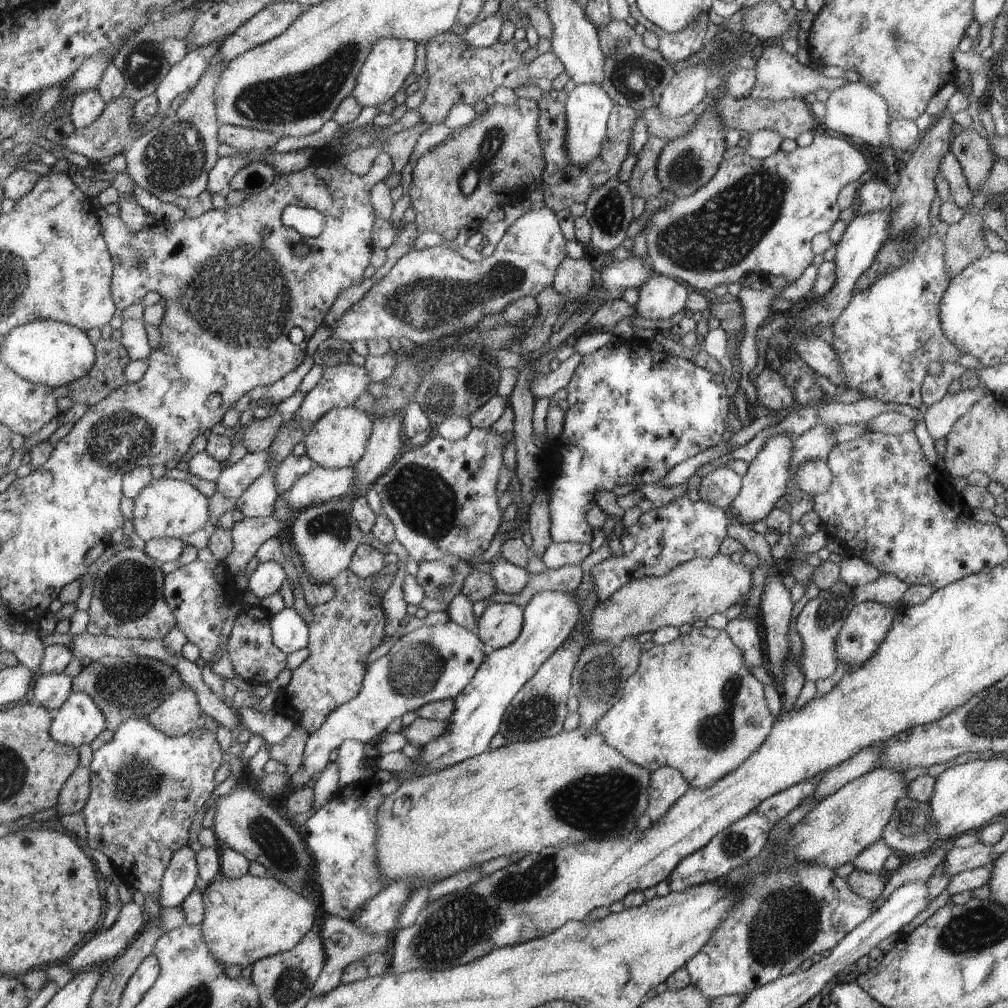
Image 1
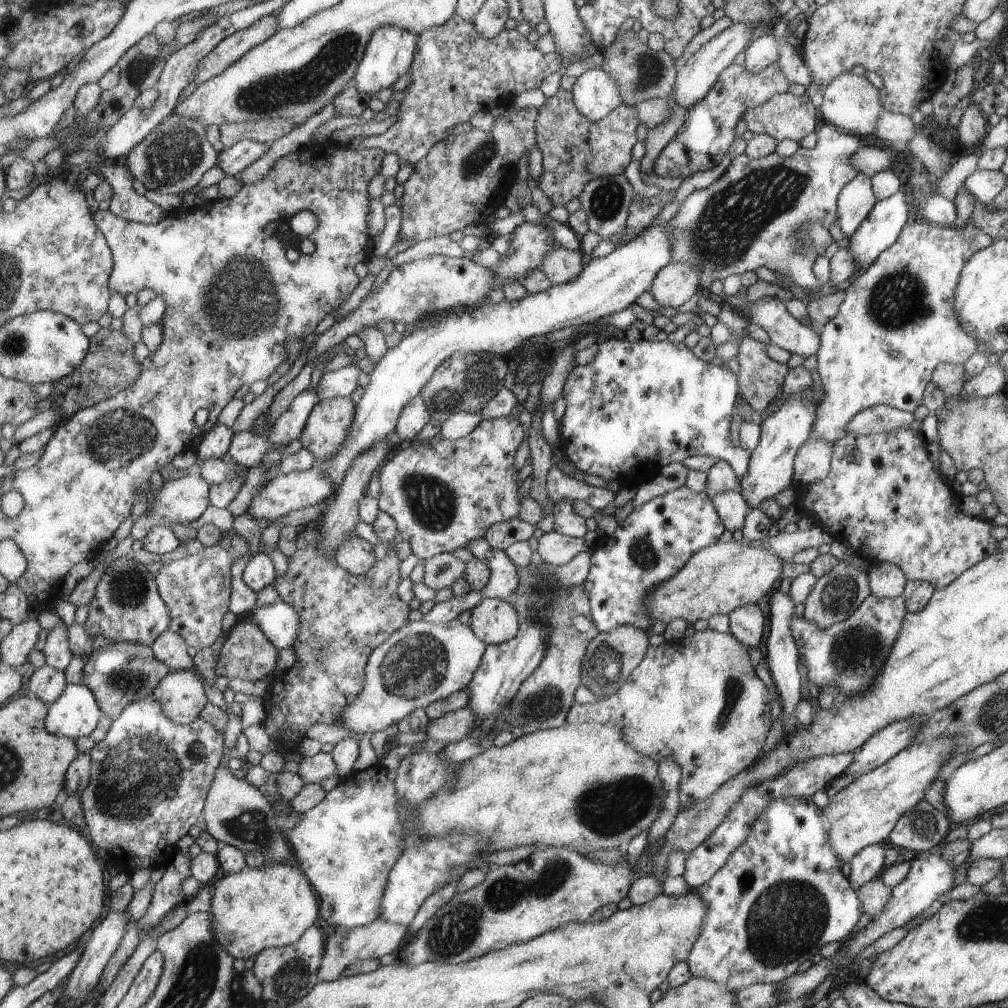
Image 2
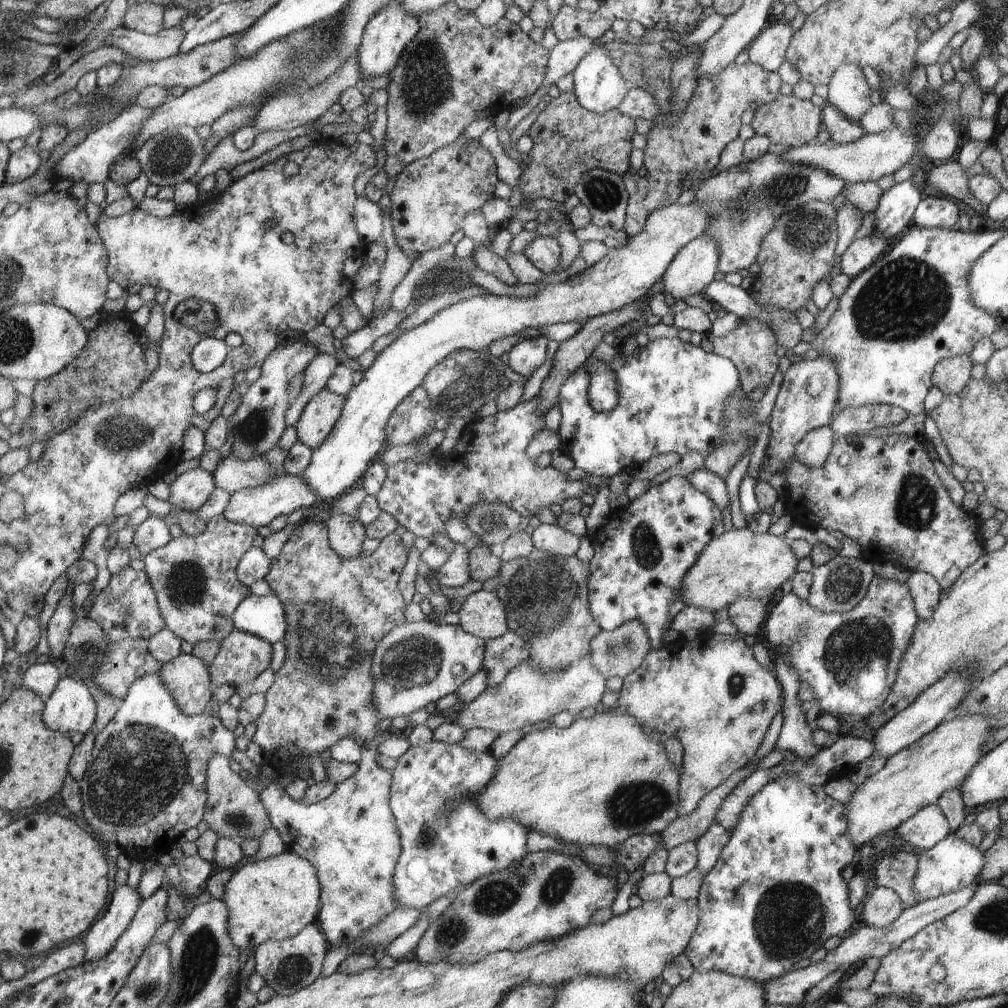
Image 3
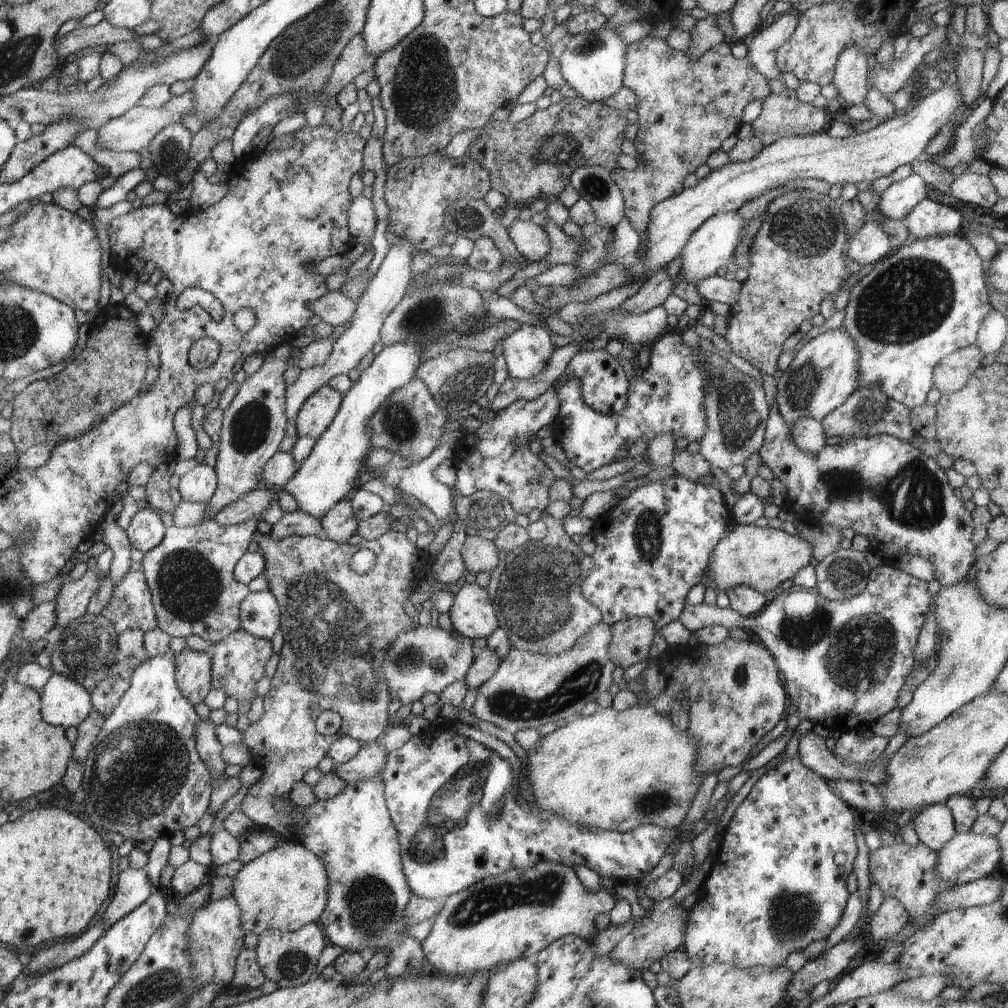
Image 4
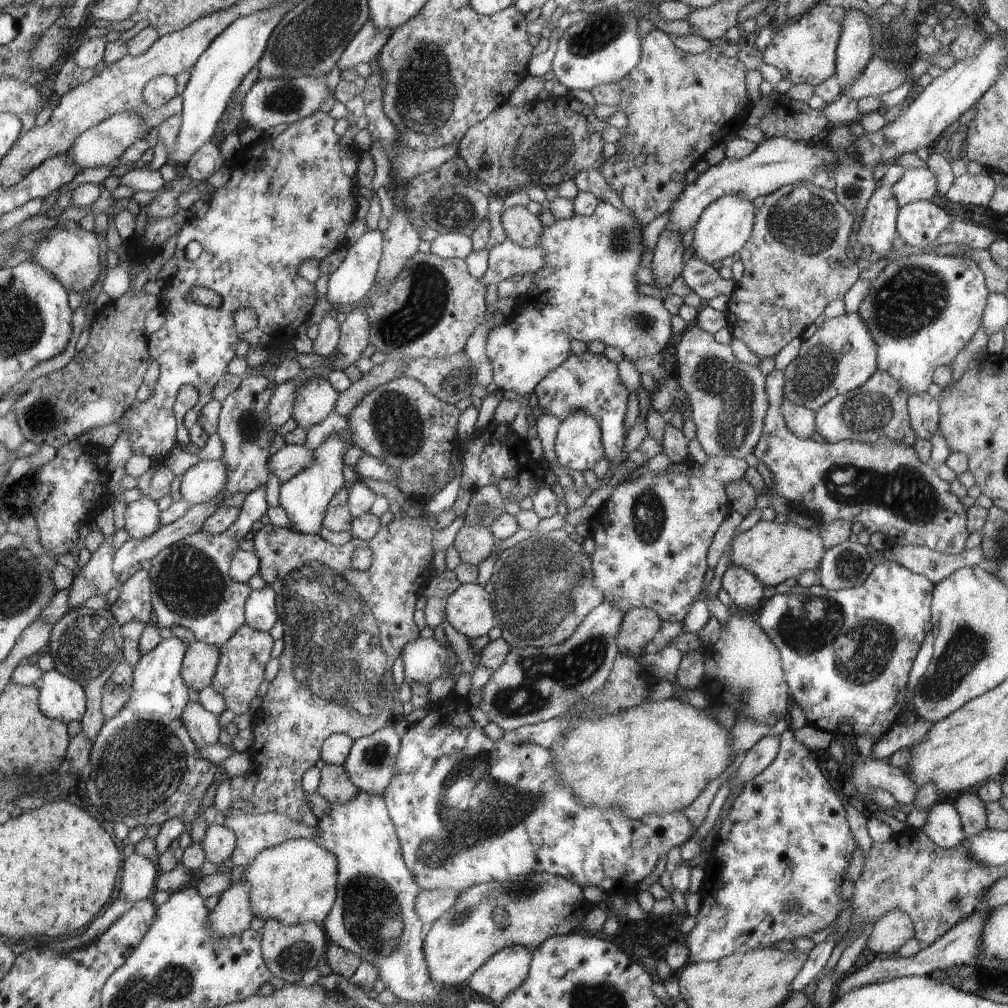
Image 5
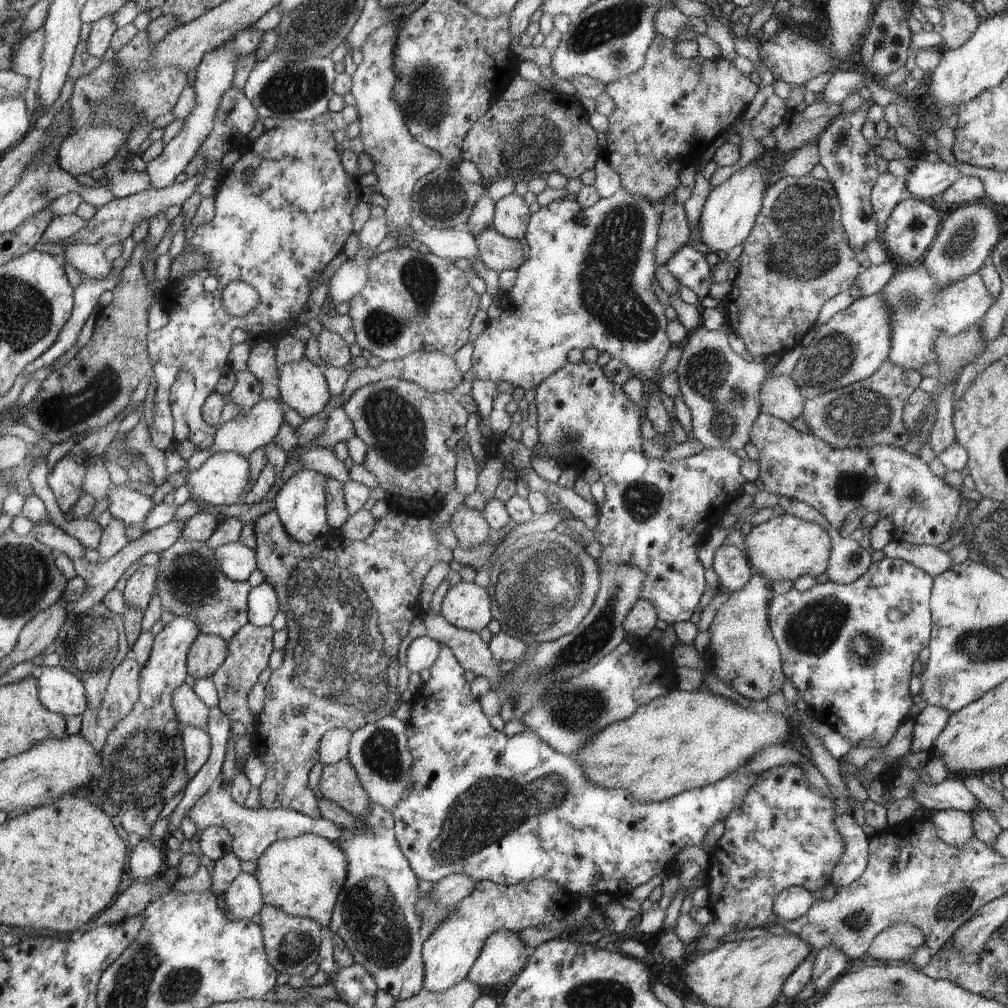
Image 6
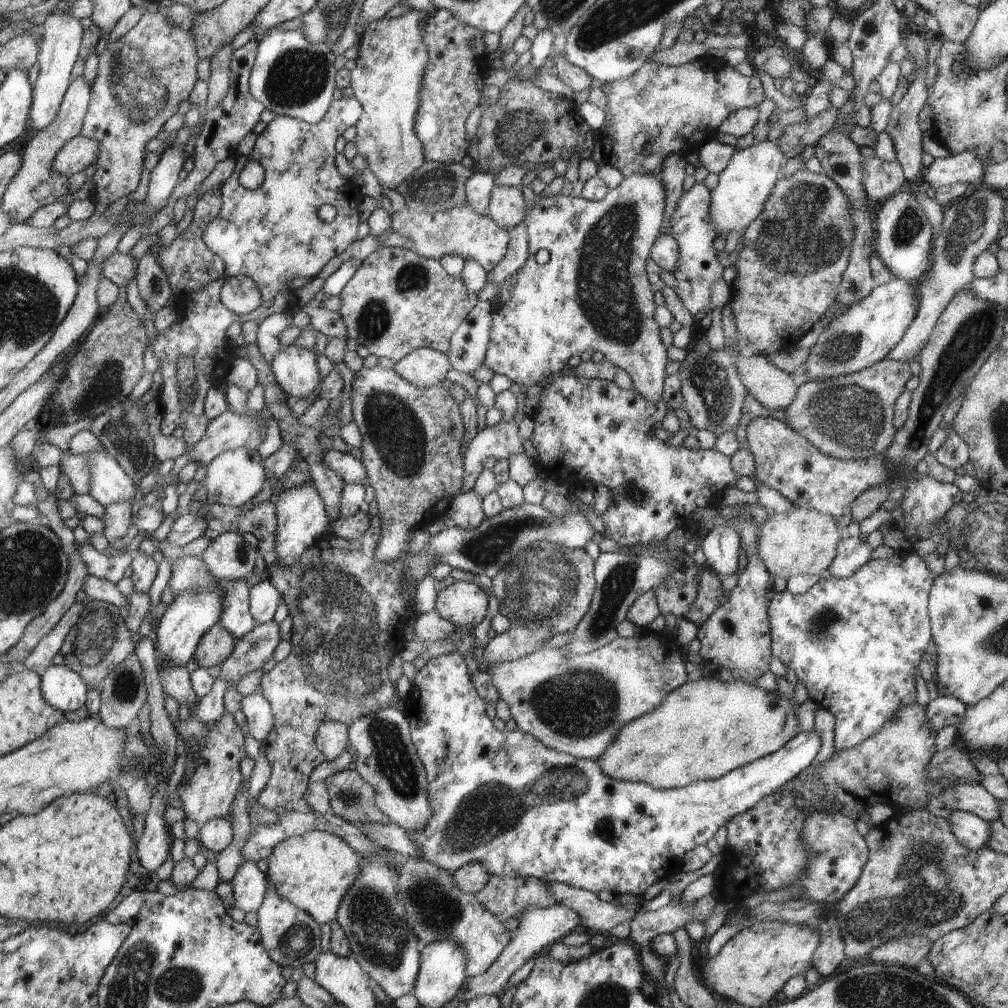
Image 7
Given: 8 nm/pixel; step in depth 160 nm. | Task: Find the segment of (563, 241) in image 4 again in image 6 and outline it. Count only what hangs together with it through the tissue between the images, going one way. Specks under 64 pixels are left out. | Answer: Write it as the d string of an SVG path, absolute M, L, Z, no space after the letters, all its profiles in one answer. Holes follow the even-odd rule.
M494 228L475 238L484 264L498 274L510 268L517 270L529 259L529 246L524 239L505 237Z

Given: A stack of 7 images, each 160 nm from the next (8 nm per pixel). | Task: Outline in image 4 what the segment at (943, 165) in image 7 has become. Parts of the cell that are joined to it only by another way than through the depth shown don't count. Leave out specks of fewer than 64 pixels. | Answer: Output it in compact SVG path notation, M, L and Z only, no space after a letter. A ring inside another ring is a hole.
M915 173L910 174L880 194L877 208L888 219L903 221L916 204L927 199L929 188L924 178Z

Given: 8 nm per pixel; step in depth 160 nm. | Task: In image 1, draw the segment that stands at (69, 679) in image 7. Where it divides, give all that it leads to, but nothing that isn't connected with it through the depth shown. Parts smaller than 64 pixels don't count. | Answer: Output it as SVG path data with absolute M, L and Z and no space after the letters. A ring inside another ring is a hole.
M73 692L53 715L51 736L71 747L90 744L107 728L100 706L85 692Z

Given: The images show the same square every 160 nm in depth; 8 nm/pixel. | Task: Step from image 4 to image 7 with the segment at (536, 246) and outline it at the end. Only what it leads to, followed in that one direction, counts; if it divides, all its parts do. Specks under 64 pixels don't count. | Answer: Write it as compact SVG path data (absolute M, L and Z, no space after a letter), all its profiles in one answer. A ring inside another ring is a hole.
M494 186L490 194L489 216L508 230L518 226L528 214L523 193L514 186Z

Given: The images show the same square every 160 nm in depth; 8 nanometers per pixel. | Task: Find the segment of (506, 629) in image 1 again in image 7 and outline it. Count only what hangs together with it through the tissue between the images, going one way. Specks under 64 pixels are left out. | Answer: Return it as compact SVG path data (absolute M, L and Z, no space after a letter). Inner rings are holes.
M452 581L437 592L435 610L458 627L476 627L488 614L489 597L476 584Z

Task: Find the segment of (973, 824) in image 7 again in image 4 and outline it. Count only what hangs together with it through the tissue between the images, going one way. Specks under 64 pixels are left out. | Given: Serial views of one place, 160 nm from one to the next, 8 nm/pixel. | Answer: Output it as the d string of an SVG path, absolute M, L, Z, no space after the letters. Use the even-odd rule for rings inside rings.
M945 804L925 807L908 820L916 831L919 842L926 844L934 852L941 852L957 833L952 812Z

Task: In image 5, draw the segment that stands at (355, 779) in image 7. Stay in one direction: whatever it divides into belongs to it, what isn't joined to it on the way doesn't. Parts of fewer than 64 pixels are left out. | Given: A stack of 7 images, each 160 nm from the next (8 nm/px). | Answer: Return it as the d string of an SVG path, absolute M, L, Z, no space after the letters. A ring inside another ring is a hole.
M325 765L321 769L321 779L316 792L329 804L344 804L346 801L352 800L359 791L359 788L356 788L347 777L343 765Z

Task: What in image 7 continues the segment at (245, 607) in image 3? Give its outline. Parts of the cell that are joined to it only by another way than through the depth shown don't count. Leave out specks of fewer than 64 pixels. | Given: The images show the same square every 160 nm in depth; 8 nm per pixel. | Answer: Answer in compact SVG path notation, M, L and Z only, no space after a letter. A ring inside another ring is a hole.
M268 578L254 584L249 591L249 608L257 624L272 621L278 606L283 602L281 593Z

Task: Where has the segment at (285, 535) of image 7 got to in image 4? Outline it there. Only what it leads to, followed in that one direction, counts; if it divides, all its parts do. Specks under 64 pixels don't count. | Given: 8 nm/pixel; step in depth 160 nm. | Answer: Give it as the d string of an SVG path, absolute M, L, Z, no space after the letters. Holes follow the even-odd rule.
M394 344L374 357L370 366L362 371L353 388L344 394L344 402L336 419L330 424L325 435L320 436L308 457L299 465L298 471L283 487L298 502L298 511L308 516L321 519L334 508L338 500L346 498L346 494L356 486L360 470L364 466L364 458L371 450L370 418L381 408L396 388L401 388L416 377L420 358L427 345Z

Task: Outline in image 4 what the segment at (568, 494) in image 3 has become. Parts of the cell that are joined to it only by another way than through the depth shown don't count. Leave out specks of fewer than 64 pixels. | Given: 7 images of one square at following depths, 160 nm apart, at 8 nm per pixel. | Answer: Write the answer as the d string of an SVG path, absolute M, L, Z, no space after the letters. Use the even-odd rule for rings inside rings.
M551 387L535 400L526 401L519 399L507 408L496 412L496 418L484 421L482 426L478 428L478 432L461 432L453 459L458 476L456 484L454 484L456 494L468 497L477 491L494 492L502 496L502 498L506 498L517 514L528 515L532 510L541 510L544 514L546 506L550 504L548 490L550 490L550 486L552 486L552 482L556 478L554 478L552 470L534 454L533 450L528 448L528 440L532 438L534 432L538 432L546 425L553 424L559 415L560 401L554 388Z

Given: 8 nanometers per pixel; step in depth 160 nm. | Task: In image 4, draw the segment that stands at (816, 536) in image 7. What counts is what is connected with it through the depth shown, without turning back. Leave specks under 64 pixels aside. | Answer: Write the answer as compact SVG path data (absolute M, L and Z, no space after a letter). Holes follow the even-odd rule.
M733 525L734 530L727 533L710 556L710 568L706 570L704 585L714 586L718 591L728 591L734 586L750 586L761 594L770 592L793 578L796 572L810 564L814 557L814 546L797 535L766 526Z

